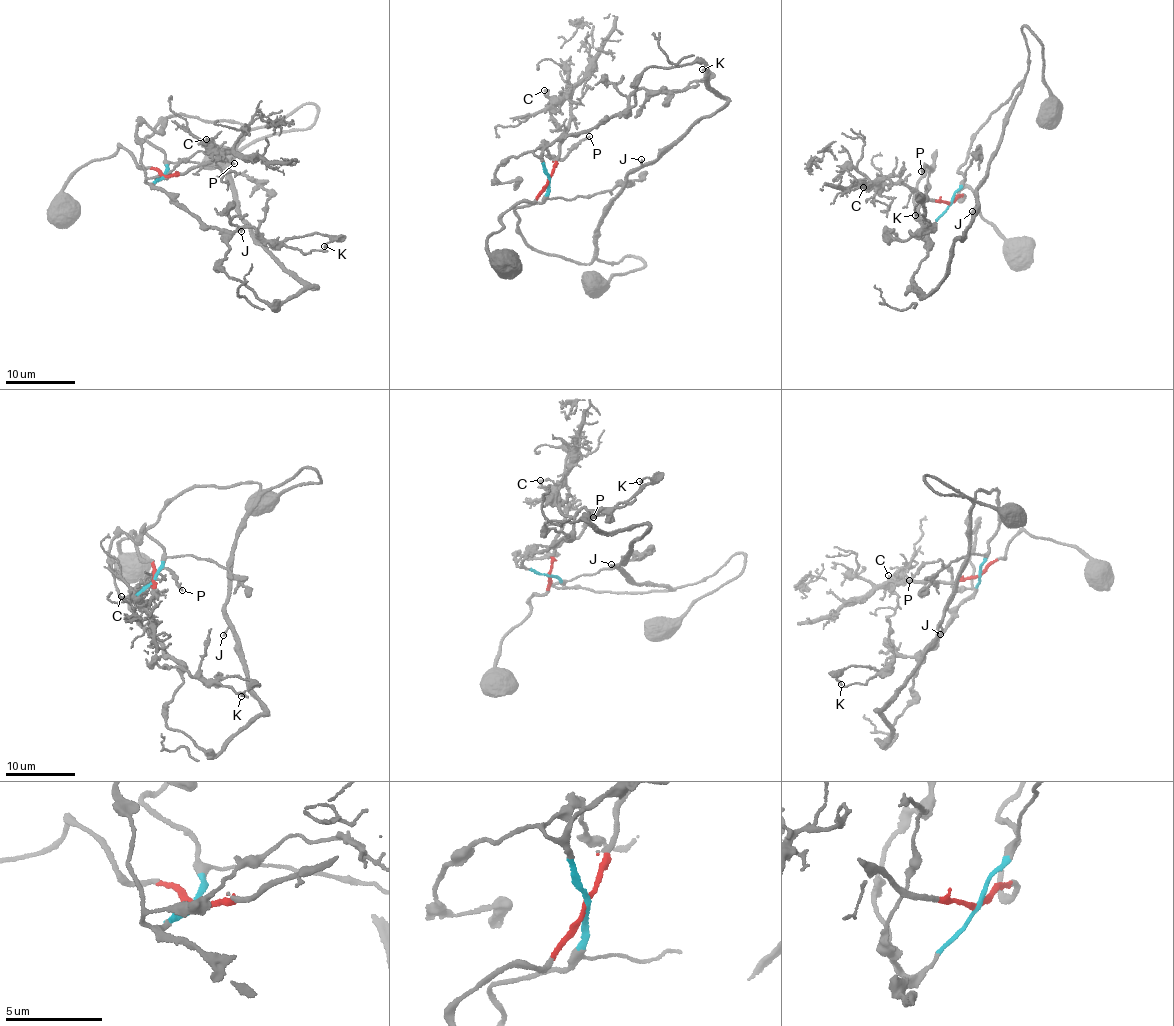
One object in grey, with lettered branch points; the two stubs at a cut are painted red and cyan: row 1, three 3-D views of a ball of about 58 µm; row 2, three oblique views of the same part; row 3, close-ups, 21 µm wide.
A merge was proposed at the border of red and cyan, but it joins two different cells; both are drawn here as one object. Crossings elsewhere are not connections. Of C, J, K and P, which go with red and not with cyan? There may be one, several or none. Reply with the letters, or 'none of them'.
C

